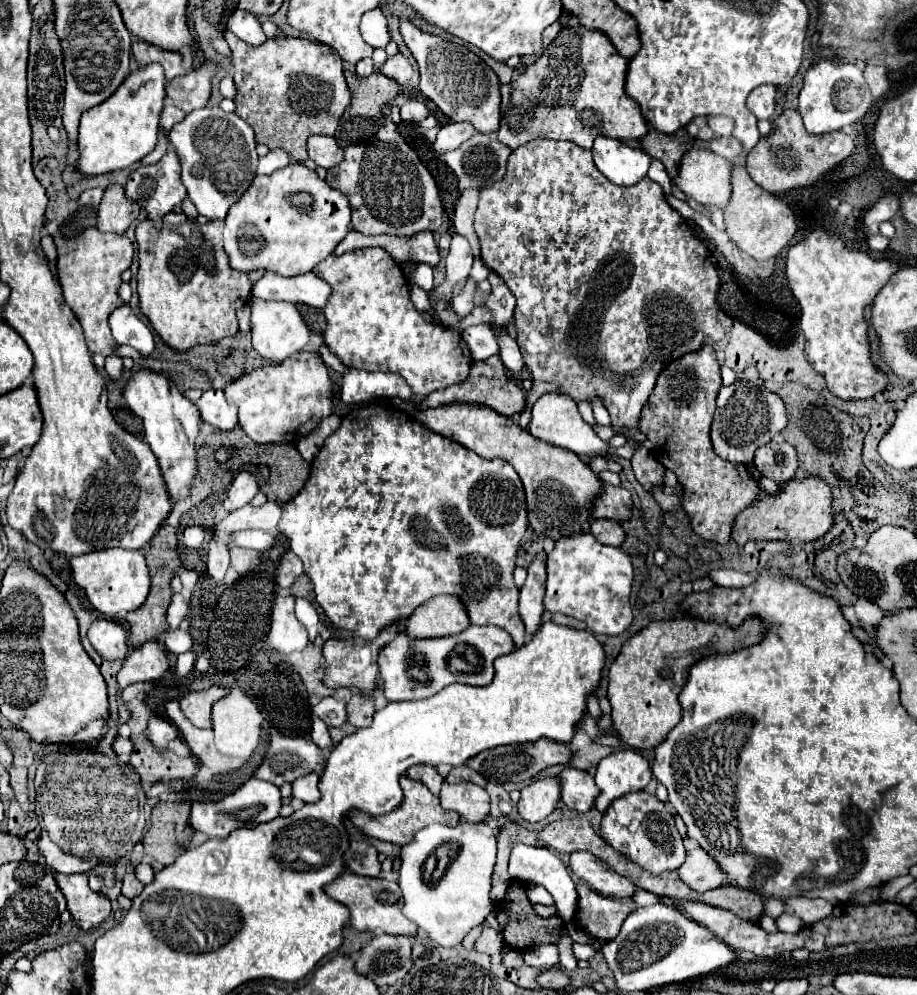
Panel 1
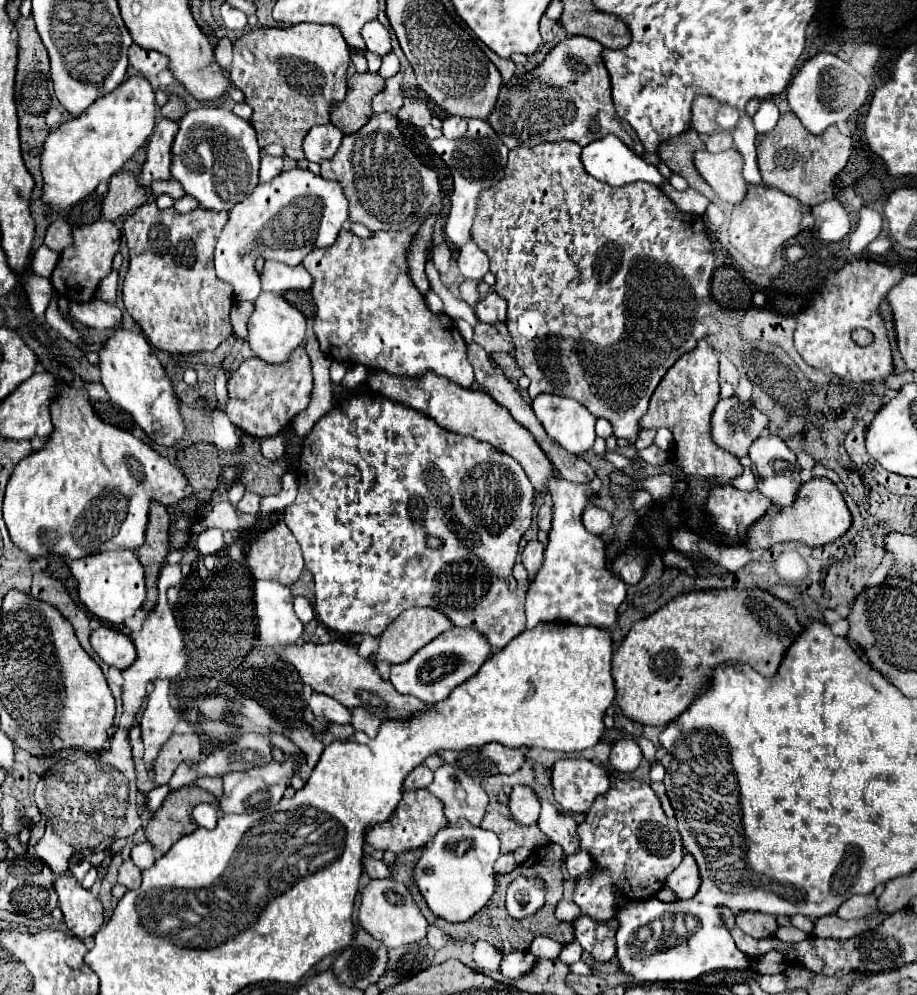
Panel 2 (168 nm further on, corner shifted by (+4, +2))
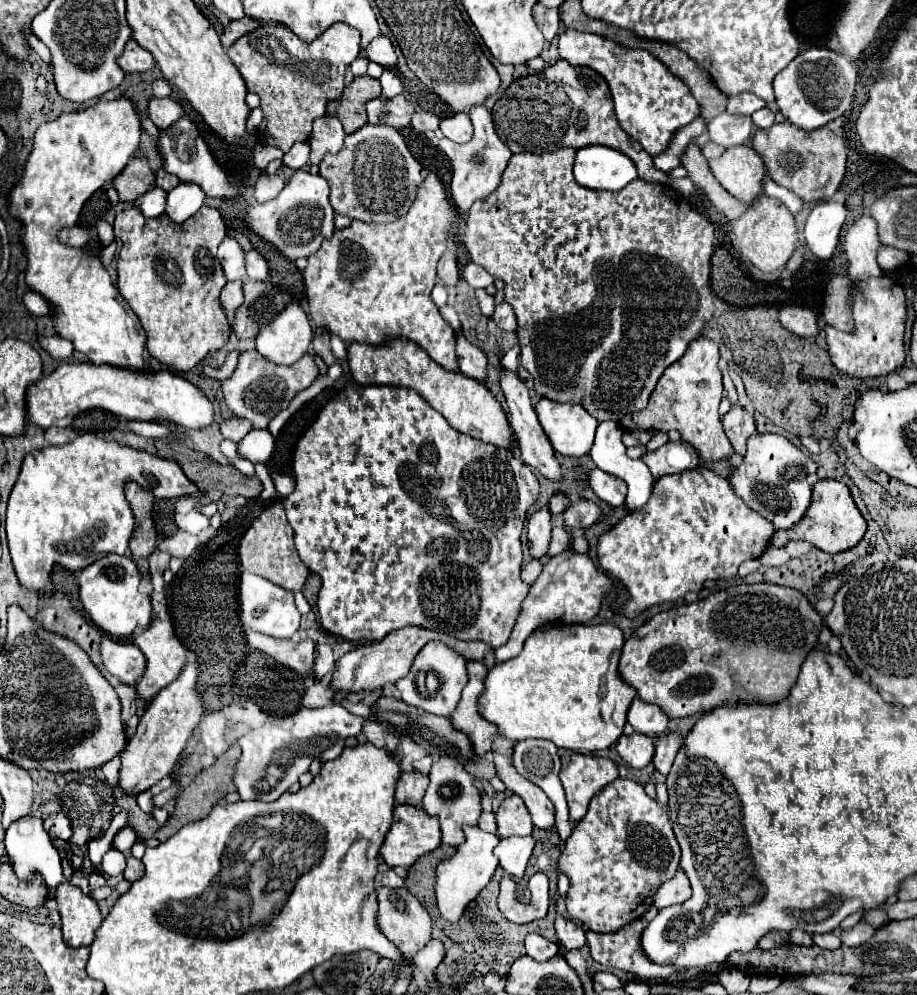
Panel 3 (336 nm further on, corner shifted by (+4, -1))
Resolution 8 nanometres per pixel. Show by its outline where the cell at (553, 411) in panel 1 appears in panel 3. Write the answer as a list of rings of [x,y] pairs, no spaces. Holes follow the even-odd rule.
[[[542,397],[536,403],[536,415],[558,453],[568,457],[590,453],[598,421],[584,407],[576,403],[556,403]]]

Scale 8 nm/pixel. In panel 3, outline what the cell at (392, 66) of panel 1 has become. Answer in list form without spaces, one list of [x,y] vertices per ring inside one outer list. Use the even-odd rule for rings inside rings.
[[[402,95],[394,99],[376,97],[366,103],[368,111],[368,123],[384,123],[394,129],[404,129],[410,125],[410,117],[414,113],[410,101],[406,101]]]

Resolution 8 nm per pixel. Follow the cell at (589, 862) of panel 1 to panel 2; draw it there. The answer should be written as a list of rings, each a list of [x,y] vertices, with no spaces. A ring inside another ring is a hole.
[[[540,800],[540,818],[538,828],[544,832],[544,836],[550,842],[556,842],[562,846],[566,854],[578,852],[578,834],[576,834],[576,822],[570,814],[564,814],[558,810],[558,806],[550,804],[548,800]]]

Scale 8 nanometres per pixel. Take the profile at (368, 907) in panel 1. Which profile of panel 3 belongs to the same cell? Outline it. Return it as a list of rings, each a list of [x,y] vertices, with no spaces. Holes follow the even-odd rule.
[[[378,887],[378,927],[392,941],[404,957],[412,959],[432,937],[432,925],[428,911],[420,905],[420,901],[408,891],[408,889],[390,889],[390,887]],[[396,895],[396,897],[394,897]]]

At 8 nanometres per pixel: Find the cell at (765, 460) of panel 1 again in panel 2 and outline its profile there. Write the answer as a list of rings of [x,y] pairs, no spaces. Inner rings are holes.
[[[760,436],[750,446],[750,460],[752,460],[752,472],[756,478],[756,490],[772,500],[776,506],[790,506],[796,500],[796,494],[800,490],[800,466],[796,462],[796,454],[786,446],[786,442],[780,436]]]

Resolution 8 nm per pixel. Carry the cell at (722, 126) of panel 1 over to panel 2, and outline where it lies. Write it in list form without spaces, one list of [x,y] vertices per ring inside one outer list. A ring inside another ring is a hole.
[[[724,104],[724,106],[718,110],[718,116],[716,116],[718,124],[720,124],[724,130],[732,130],[732,128],[736,126],[738,118],[740,118],[738,108],[734,108],[734,106],[730,106],[730,104]]]

